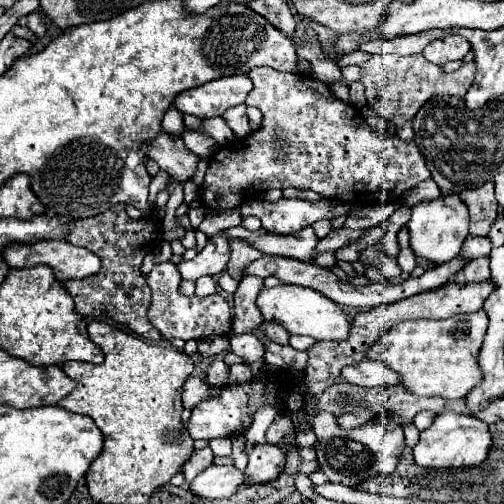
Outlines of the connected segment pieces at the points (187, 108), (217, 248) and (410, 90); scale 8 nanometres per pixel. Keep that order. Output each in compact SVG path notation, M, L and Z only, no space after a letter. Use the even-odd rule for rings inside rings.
M246 74L226 76L202 84L192 90L184 90L176 96L174 106L182 114L192 114L200 120L222 116L228 108L244 104L248 92L252 90L252 80Z
M214 236L208 240L202 252L194 260L182 260L176 264L184 280L198 280L200 276L220 274L230 260L230 248L226 236Z
M374 54L366 64L362 64L362 82L366 86L366 100L368 104L390 124L396 128L402 128L406 122L410 122L418 108L434 98L434 96L464 96L468 88L472 86L472 76L476 74L474 62L462 64L454 72L444 72L442 66L436 66L428 62L422 54L410 54L410 56L398 56L398 54Z

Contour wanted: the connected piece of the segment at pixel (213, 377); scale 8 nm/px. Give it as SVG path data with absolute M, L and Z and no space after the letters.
M212 360L206 370L206 380L212 386L224 386L228 383L229 366L222 360Z

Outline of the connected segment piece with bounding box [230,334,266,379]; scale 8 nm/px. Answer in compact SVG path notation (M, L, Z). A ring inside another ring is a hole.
M236 334L230 338L230 346L236 356L240 356L244 362L248 362L252 366L255 379L261 375L261 369L266 369L265 362L263 362L264 344L256 336Z

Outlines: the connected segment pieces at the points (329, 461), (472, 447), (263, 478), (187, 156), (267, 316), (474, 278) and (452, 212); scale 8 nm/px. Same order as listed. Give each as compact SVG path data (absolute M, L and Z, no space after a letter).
M316 414L312 418L314 432L318 436L316 440L316 452L318 452L318 466L328 476L328 482L344 484L348 488L358 488L368 478L374 476L392 476L396 470L396 464L400 462L400 456L404 452L404 432L402 426L394 420L374 418L368 424L354 428L354 430L342 430L338 428L332 414Z
M442 412L436 416L430 428L420 432L420 442L414 446L414 460L422 468L460 468L460 466L478 466L486 456L492 444L488 426L474 416Z
M262 444L248 450L248 466L244 470L246 484L266 484L284 470L284 448Z
M160 132L154 140L146 144L146 158L154 160L160 170L174 176L178 182L186 182L194 176L198 156L190 152L180 136L170 136L166 132Z
M282 284L276 288L264 288L258 294L256 304L258 304L264 320L282 324L290 334L312 336L314 340L344 340L344 338L348 338L350 320L346 318L344 310L336 302L332 302L330 298L322 296L316 290L302 288L302 286L288 286L288 284Z
M478 256L478 258L472 258L470 262L466 262L466 266L460 272L456 272L456 276L452 280L466 284L466 282L478 282L478 280L486 280L486 278L490 278L488 256Z
M452 192L452 196L438 196L436 200L422 200L412 206L412 216L408 222L410 244L416 256L424 256L434 260L436 264L452 260L460 248L464 238L468 236L468 206L460 200L460 194Z

